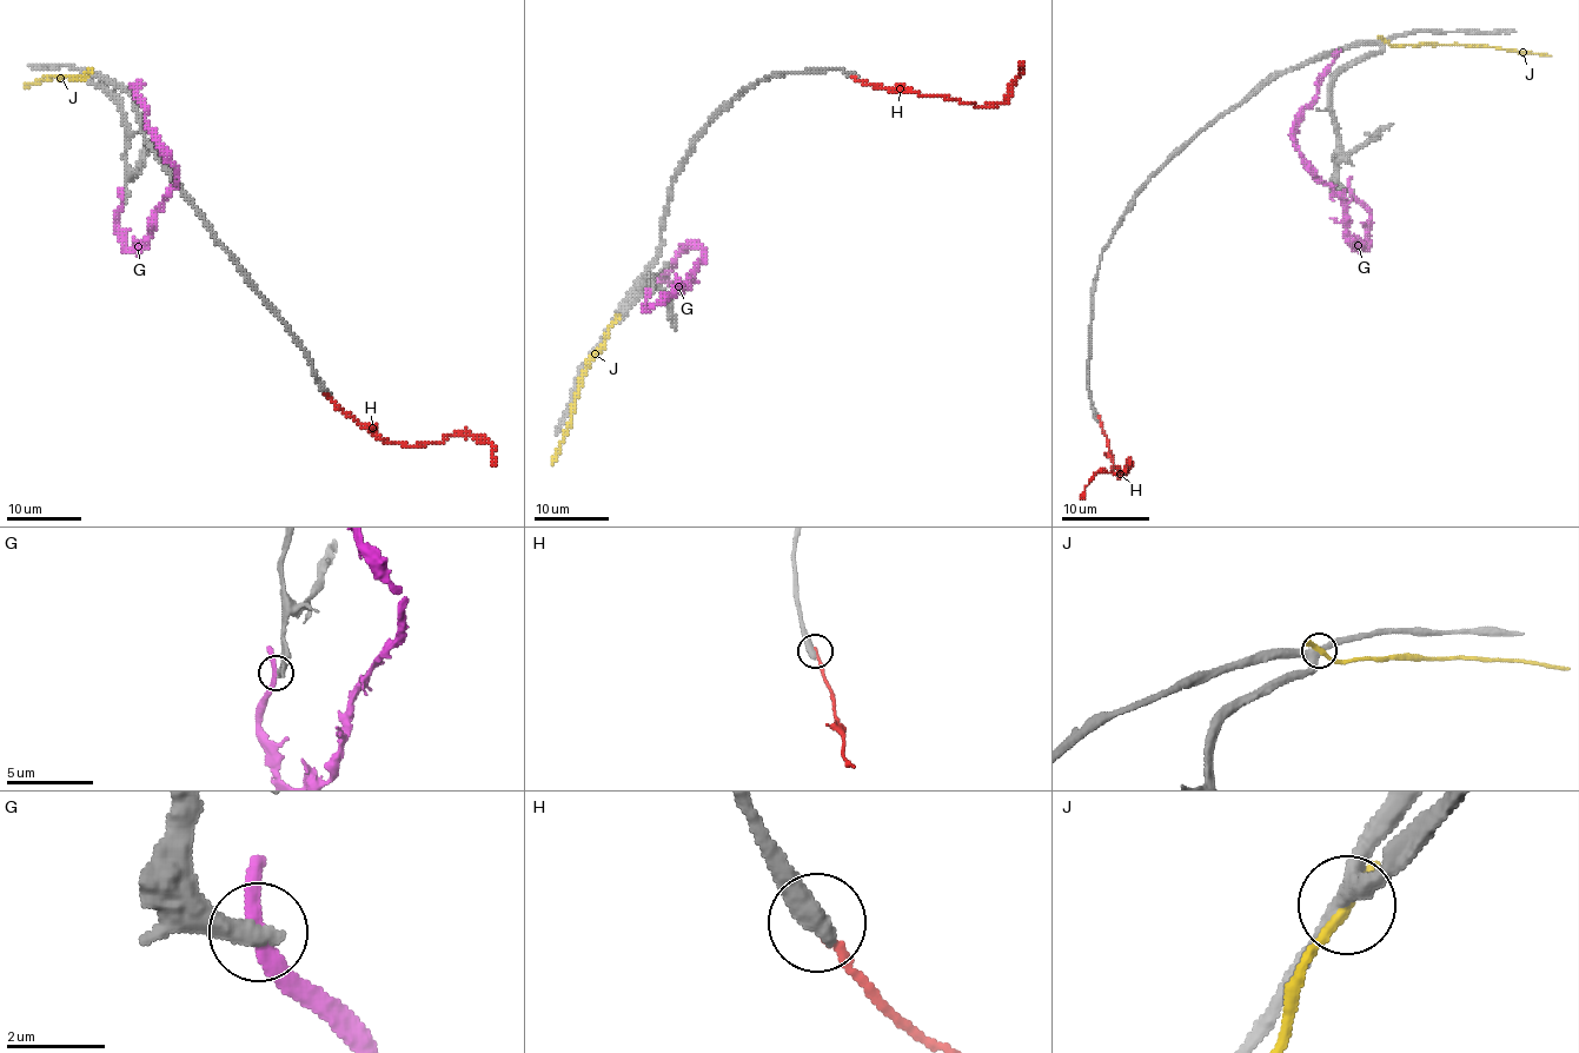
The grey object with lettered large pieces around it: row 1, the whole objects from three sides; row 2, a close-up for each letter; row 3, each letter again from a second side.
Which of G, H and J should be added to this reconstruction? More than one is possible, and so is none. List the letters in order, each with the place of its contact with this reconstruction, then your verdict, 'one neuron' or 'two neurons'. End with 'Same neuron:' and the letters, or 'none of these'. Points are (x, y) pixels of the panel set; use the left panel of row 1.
G: (123, 200) | two neurons
H: (326, 393) | two neurons
J: (87, 74) | two neurons
Same neuron: none of these

